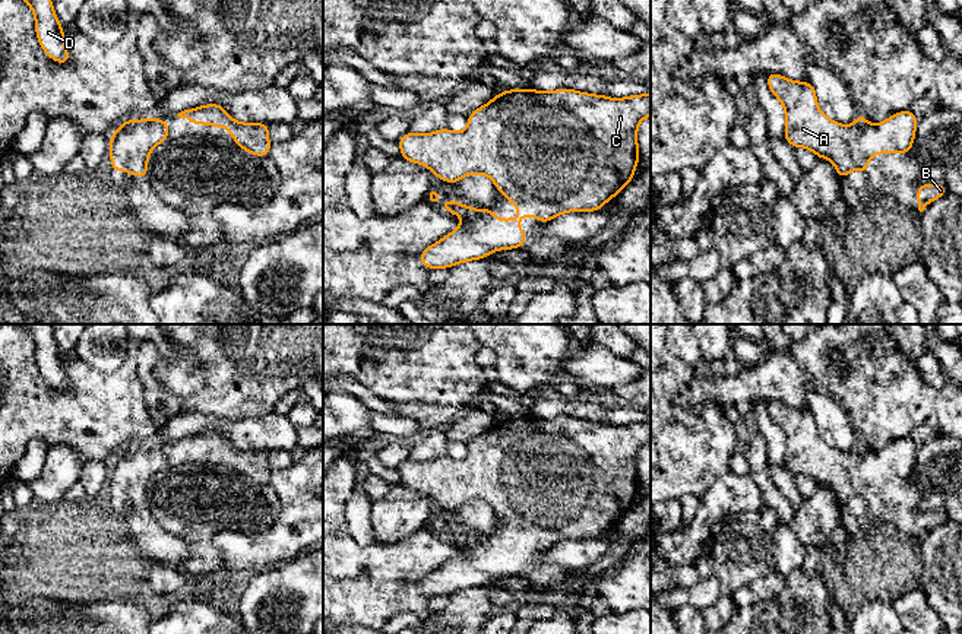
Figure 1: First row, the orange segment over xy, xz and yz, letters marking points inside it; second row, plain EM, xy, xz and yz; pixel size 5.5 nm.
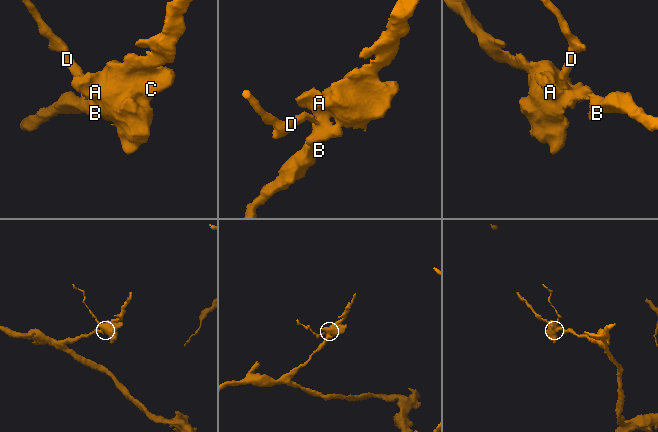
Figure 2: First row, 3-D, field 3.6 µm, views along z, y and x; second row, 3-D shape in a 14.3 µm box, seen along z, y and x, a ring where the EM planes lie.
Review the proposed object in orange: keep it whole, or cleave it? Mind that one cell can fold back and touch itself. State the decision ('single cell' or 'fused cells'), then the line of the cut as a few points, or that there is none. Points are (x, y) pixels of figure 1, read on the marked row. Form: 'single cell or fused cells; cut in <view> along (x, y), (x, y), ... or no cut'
fused cells; cut in xz along (459, 203), (456, 212)

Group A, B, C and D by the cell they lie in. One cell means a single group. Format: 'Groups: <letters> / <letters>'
Groups: A B C / D

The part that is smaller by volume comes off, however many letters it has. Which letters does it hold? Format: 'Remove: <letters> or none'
Remove: D

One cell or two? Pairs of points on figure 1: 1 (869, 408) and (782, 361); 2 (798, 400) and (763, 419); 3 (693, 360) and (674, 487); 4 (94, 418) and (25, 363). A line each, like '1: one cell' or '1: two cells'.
1: two cells
2: two cells
3: two cells
4: one cell

